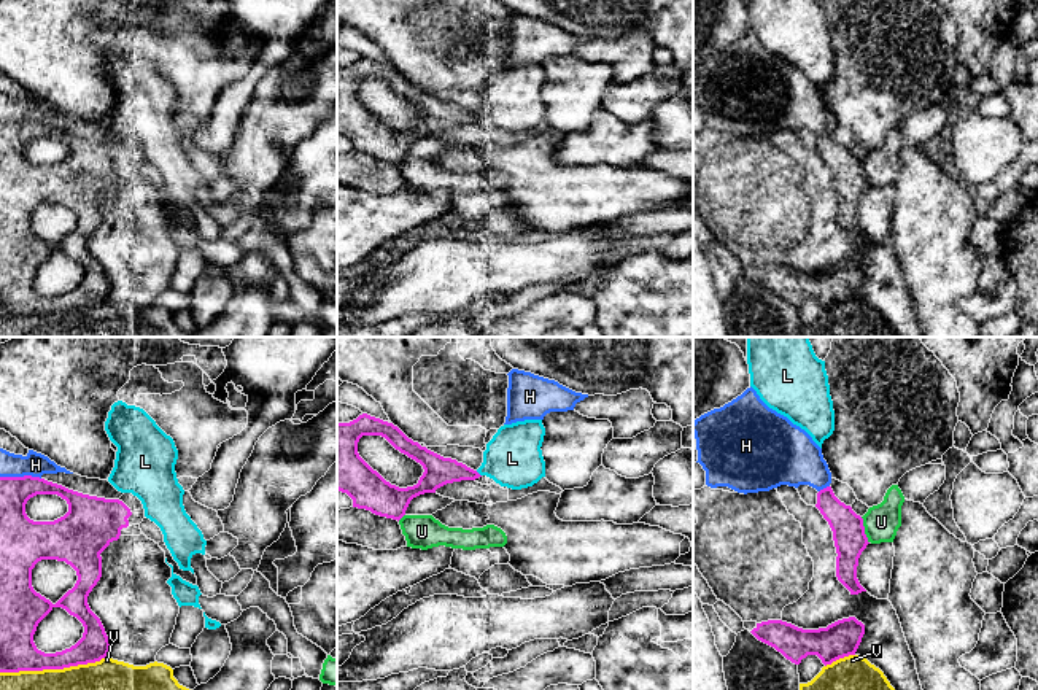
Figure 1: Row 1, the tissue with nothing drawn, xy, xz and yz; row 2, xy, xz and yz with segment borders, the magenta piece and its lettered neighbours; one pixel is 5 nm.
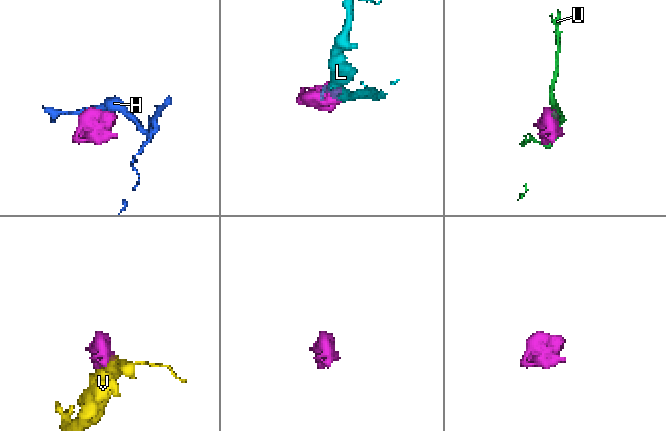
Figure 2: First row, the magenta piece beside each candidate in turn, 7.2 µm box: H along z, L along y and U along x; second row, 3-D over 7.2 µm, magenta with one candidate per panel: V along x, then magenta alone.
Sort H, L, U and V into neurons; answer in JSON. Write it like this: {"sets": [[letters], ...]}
{"sets": [["H"], ["L"], ["U"], ["V"]]}

